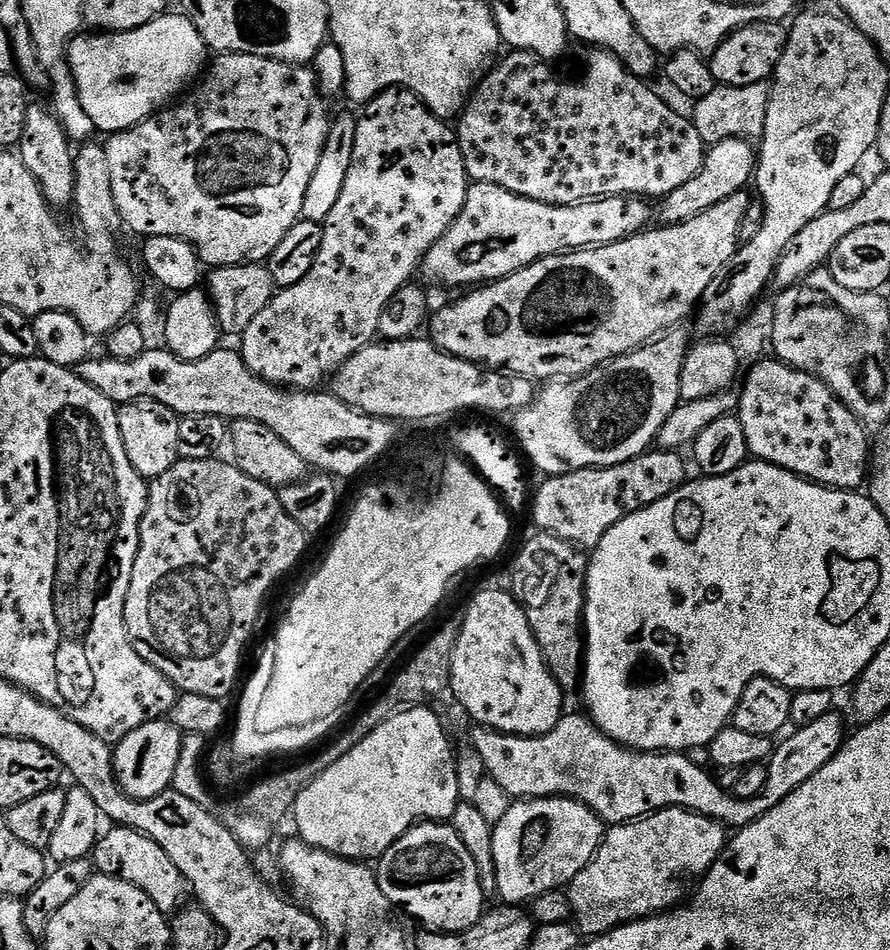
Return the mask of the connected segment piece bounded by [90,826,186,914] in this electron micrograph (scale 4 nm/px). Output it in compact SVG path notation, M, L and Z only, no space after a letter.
M112 826L109 829L92 849L90 859L93 869L101 876L118 878L122 882L130 882L130 886L138 886L138 890L142 890L142 894L146 894L146 898L150 898L150 902L154 902L160 912L175 913L185 903L186 881L178 866L170 862L170 854L166 854L166 850L162 850L154 838L136 828Z

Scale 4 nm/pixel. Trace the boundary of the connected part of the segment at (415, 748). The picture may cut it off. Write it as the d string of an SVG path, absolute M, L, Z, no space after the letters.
M431 707L411 708L378 726L354 750L334 766L314 778L298 794L294 817L299 839L318 850L326 850L347 860L372 862L384 855L402 834L421 822L451 821L454 810L462 803L458 792L458 774L454 745L444 733L444 724L431 712Z

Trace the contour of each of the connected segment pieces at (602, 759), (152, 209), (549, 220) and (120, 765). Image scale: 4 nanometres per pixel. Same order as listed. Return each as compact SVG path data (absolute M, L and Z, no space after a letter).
M836 710L827 712L822 714L822 718L810 722L810 726L789 731L779 741L781 744L775 745L767 761L766 786L759 796L750 798L733 796L731 791L720 787L719 779L715 775L711 776L706 769L699 768L691 760L691 755L679 752L637 752L634 748L626 748L623 744L611 740L592 719L584 714L581 716L566 714L558 722L558 726L554 726L554 730L550 730L544 736L507 736L505 732L494 732L483 726L476 726L473 727L470 744L481 755L485 773L491 780L498 782L498 786L502 786L506 794L514 798L542 796L575 798L587 806L591 812L595 812L608 826L627 824L630 820L638 820L653 812L661 812L663 808L686 808L690 812L697 812L700 816L709 816L712 820L720 821L725 829L739 830L750 826L750 822L762 818L762 814L774 810L778 802L794 794L794 790L798 790L802 782L814 778L814 774L818 774L818 770L822 770L822 766L826 766L826 762L830 762L834 754L838 754L838 750L846 739L844 720L838 712Z
M241 52L220 54L215 59L207 65L203 73L204 88L198 89L189 100L181 99L169 107L160 109L127 132L111 133L107 137L108 144L103 145L103 150L106 154L106 163L110 166L110 190L114 194L114 206L125 229L137 232L140 238L149 236L182 238L196 248L205 265L212 268L234 268L267 261L268 256L274 254L278 242L282 242L282 238L290 234L296 221L301 219L306 186L310 186L310 178L314 178L314 170L318 170L318 158L322 158L322 150L326 146L330 115L328 116L328 108L324 105L325 97L320 93L316 75L311 67L283 64L277 60Z
M473 183L466 194L466 203L464 209L458 214L458 218L454 218L454 222L450 226L450 230L446 230L446 234L442 234L442 238L438 238L438 242L434 242L434 246L430 246L430 250L424 256L422 261L422 274L432 284L445 284L448 288L460 288L463 284L472 284L468 286L480 286L485 282L493 280L501 280L503 276L514 274L518 270L522 270L526 266L530 266L534 262L538 262L547 256L559 256L562 252L579 252L581 248L601 248L607 244L616 244L620 240L625 240L631 236L645 231L649 227L648 219L653 219L654 212L648 209L649 201L638 196L607 196L606 198L598 198L597 200L584 200L580 204L571 204L570 206L558 206L557 204L547 204L546 202L534 202L530 198L522 198L518 194L510 194L510 190L502 190L502 186L494 186L493 184Z
M168 718L151 720L149 724L138 726L138 730L126 734L126 738L122 738L114 748L112 764L116 767L116 781L120 783L120 789L133 800L149 800L169 791L174 778L174 770L178 770L178 754L181 750L182 733Z

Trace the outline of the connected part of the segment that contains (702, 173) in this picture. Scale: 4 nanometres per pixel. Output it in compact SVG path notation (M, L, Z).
M726 138L722 142L711 145L704 153L702 170L698 170L698 174L694 174L694 178L690 178L690 182L678 186L678 190L674 190L669 196L665 196L659 201L659 223L664 226L681 224L710 210L710 206L718 206L718 202L730 198L730 194L745 191L753 183L757 163L757 149L749 141Z

